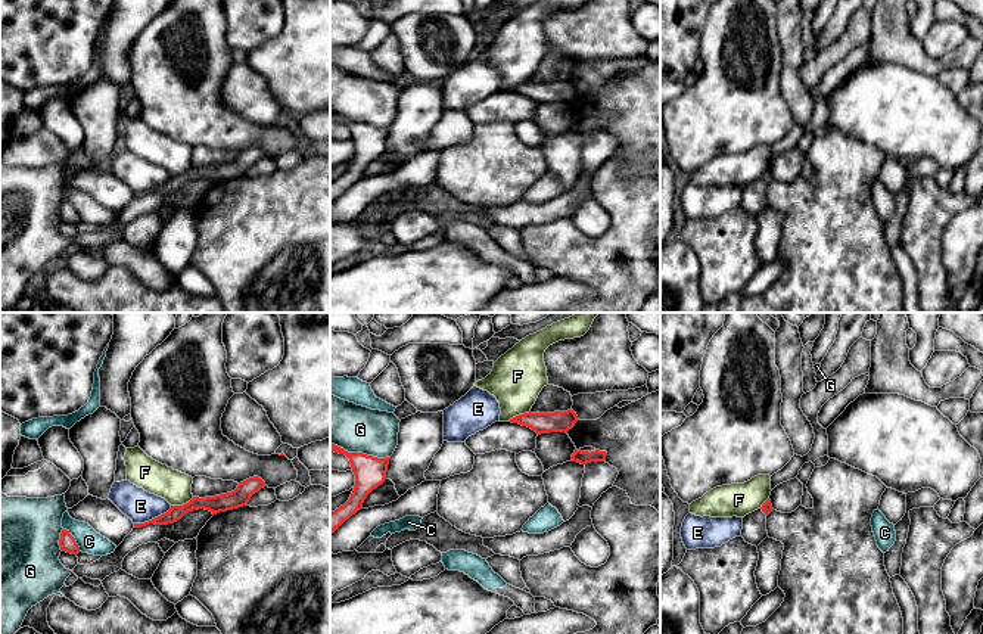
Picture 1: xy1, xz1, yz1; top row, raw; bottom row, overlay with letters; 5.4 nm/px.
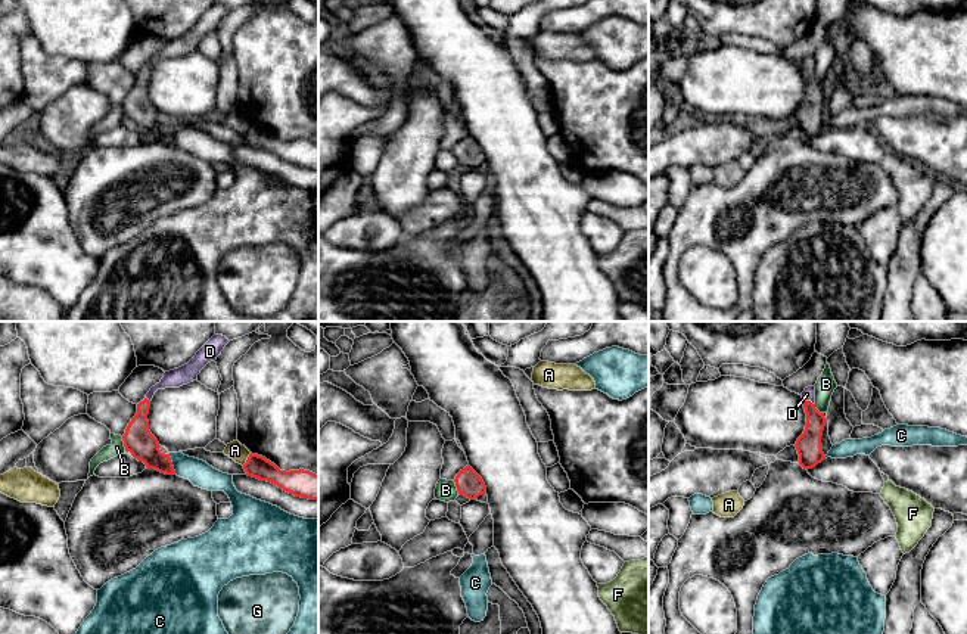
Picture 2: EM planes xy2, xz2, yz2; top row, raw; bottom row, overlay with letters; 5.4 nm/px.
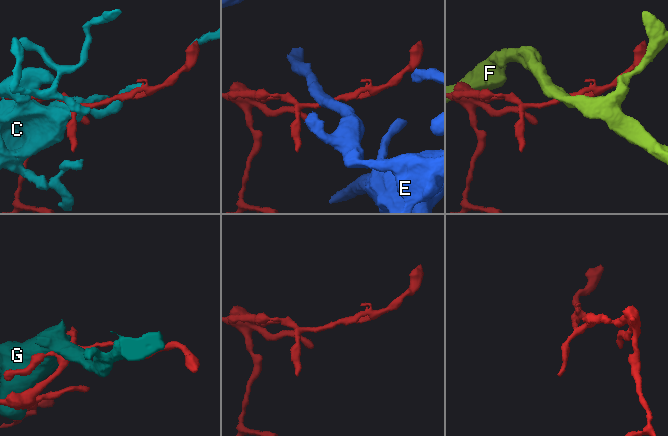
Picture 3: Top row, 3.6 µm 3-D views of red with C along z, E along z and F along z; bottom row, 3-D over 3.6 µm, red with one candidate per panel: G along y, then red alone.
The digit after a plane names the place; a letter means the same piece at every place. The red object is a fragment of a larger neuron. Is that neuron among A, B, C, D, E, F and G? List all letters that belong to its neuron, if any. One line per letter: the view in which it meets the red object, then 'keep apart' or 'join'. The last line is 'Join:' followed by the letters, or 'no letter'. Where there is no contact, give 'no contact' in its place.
A: xy2 | keep apart
B: xy2 | keep apart
C: xy1 | keep apart
D: yz2 | join
E: xy1 | keep apart
F: xy1 | keep apart
G: xz1 | keep apart
Join: D

